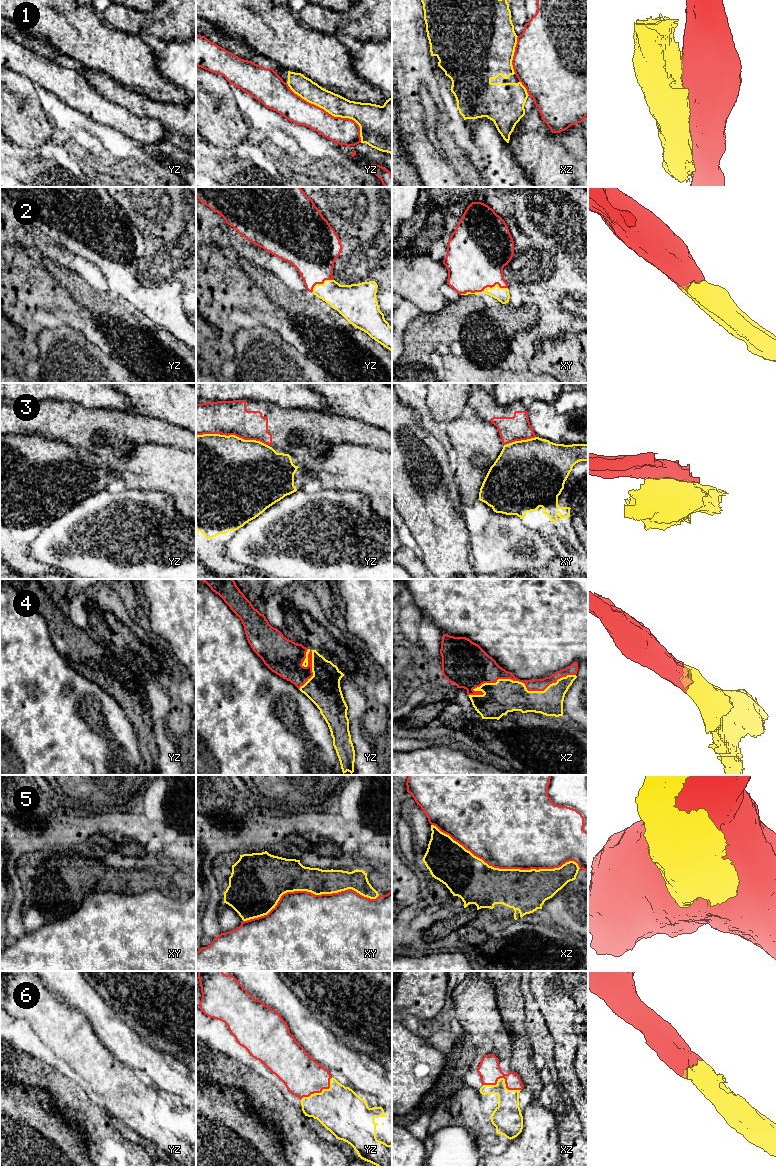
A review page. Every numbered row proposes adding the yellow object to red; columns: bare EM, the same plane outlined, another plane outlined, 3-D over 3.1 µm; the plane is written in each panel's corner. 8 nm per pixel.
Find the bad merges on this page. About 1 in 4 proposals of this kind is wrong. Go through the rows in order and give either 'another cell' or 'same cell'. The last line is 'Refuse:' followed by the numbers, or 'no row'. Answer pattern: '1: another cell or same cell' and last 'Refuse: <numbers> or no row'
1: another cell
2: same cell
3: another cell
4: same cell
5: another cell
6: same cell
Refuse: 1, 3, 5

